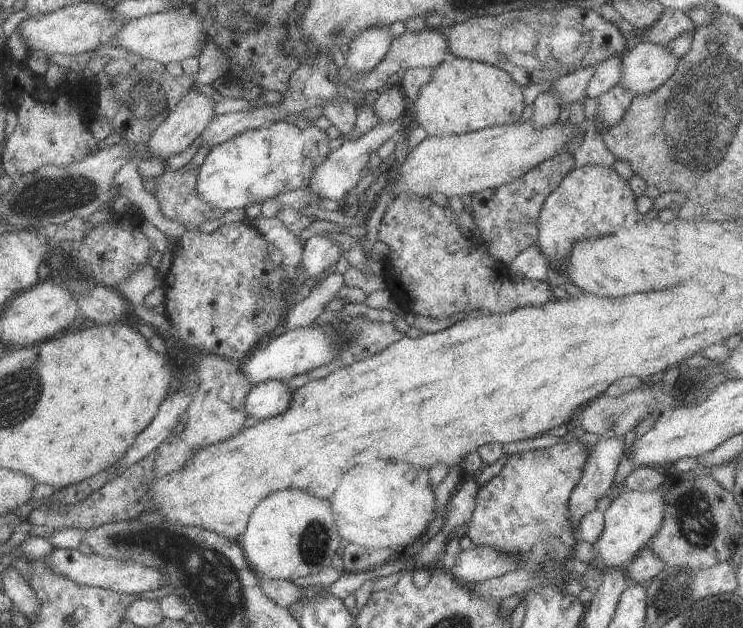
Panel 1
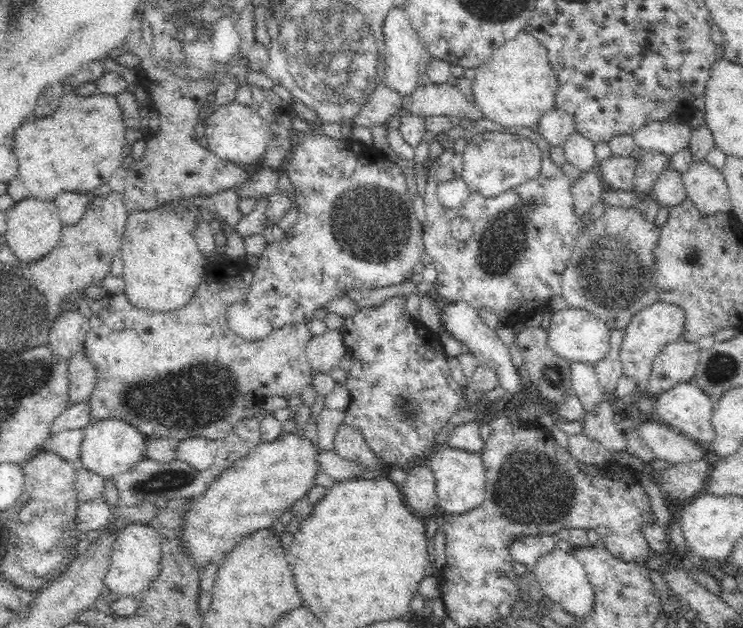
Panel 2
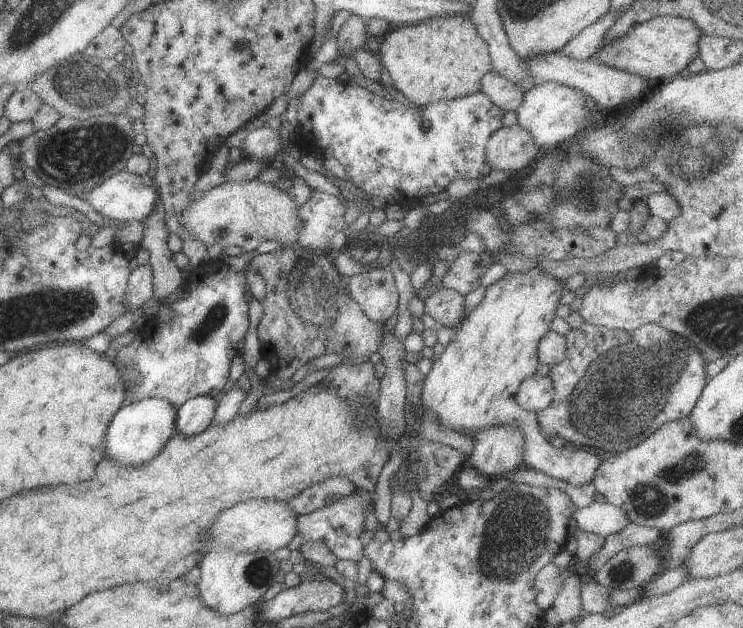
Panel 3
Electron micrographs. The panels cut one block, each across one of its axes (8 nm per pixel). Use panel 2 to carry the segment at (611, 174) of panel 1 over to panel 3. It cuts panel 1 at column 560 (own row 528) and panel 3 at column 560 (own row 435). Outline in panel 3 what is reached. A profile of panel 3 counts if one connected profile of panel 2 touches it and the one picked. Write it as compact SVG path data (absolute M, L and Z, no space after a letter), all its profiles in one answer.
M540 266L514 274L508 271L496 283L488 285L483 300L458 324L459 328L444 353L433 362L432 369L424 379L420 400L430 412L434 412L440 426L448 430L466 430L466 433L470 433L500 424L518 428L524 436L524 466L568 482L572 486L586 486L593 482L602 459L596 453L590 453L588 448L554 447L539 427L536 413L524 410L517 401L519 386L525 378L536 374L541 364L538 344L551 331L551 324L557 317L556 310L560 305L560 298L565 294L564 285L565 281L546 274Z

